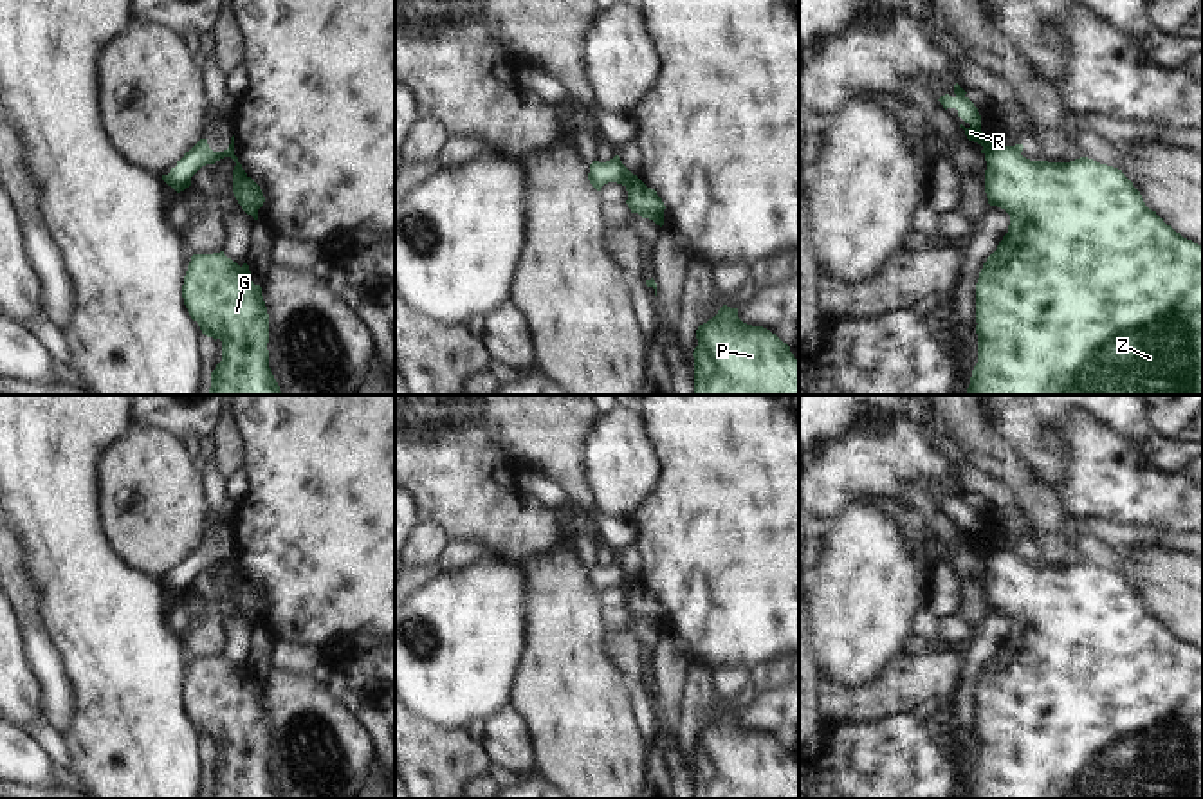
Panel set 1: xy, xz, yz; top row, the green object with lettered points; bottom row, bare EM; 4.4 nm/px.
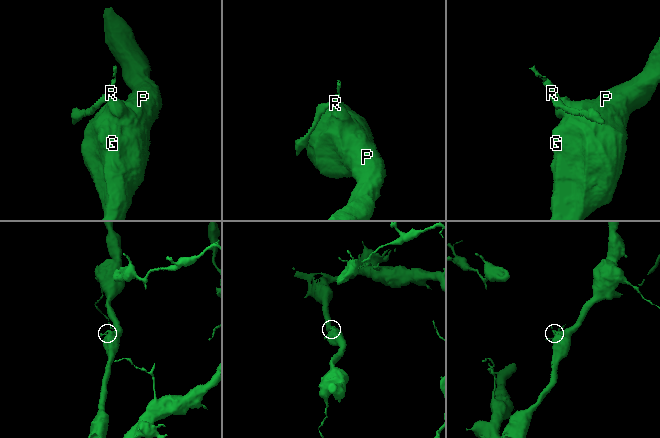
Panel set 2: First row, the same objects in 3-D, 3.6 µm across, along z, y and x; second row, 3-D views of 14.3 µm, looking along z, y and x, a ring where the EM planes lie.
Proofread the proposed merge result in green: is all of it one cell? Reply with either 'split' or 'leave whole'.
split

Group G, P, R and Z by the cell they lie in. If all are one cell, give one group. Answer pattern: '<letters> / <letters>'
G P Z / R

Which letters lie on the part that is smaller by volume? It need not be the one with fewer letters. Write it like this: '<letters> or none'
R

